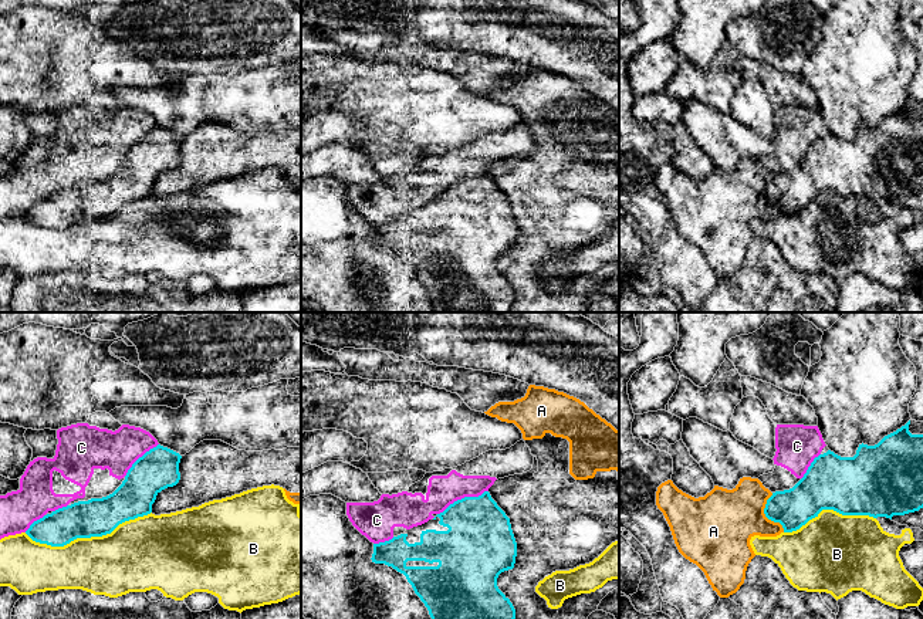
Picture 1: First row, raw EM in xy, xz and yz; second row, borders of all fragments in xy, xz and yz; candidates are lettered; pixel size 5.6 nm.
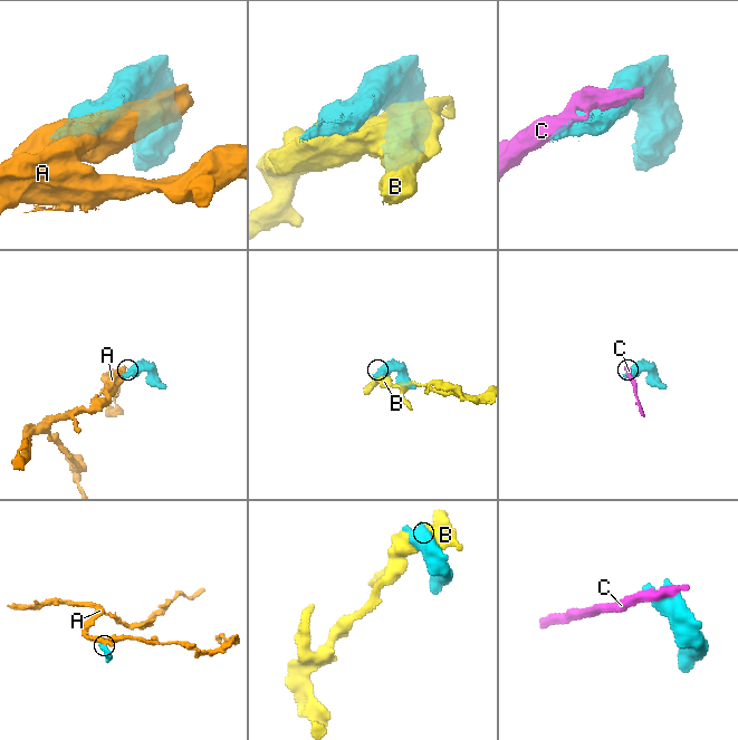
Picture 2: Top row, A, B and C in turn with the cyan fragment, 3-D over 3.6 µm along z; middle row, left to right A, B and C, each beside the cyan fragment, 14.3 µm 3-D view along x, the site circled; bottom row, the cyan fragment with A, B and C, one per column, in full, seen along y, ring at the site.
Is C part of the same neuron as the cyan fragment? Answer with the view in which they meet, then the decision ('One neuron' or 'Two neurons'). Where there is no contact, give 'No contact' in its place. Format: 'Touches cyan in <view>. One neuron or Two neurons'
Touches cyan in xz. Two neurons

